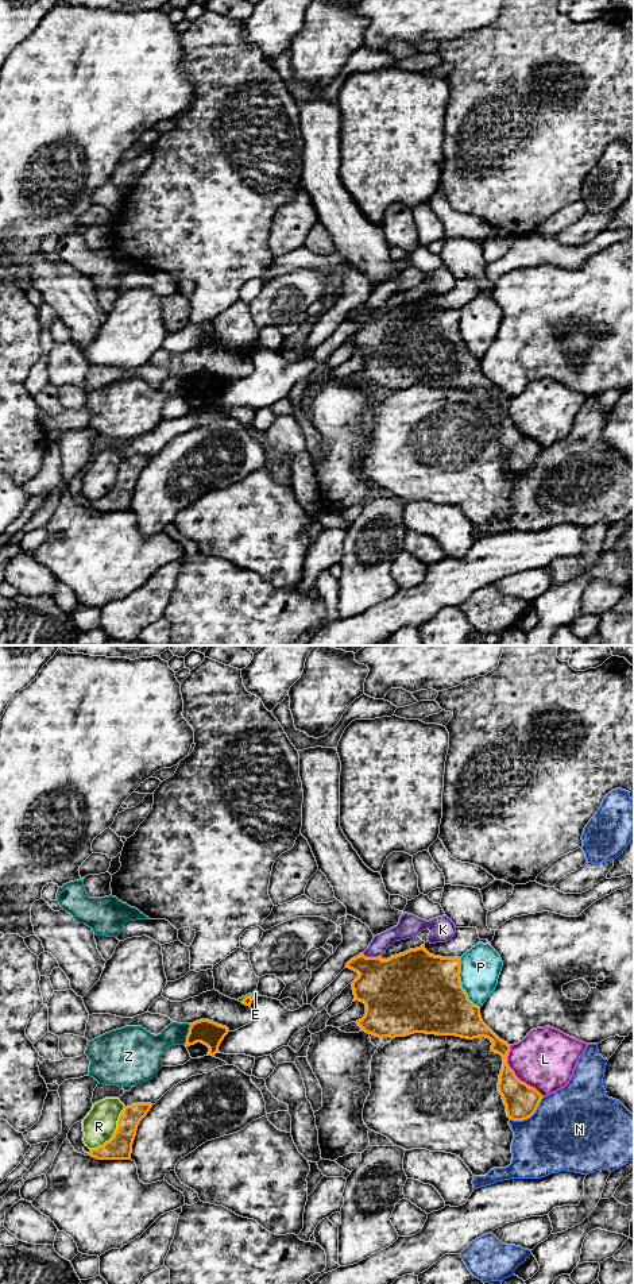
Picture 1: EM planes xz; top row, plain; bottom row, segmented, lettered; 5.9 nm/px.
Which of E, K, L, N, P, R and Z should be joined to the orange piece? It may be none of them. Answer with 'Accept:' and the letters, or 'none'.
Accept: none

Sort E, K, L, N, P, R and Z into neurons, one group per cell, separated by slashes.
E / K / L Z / N / P / R

